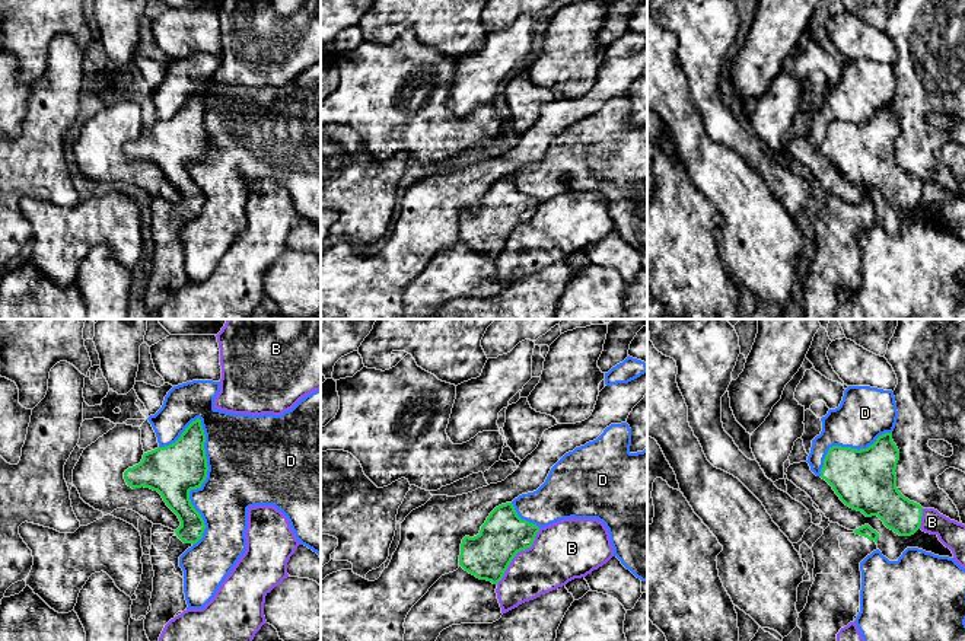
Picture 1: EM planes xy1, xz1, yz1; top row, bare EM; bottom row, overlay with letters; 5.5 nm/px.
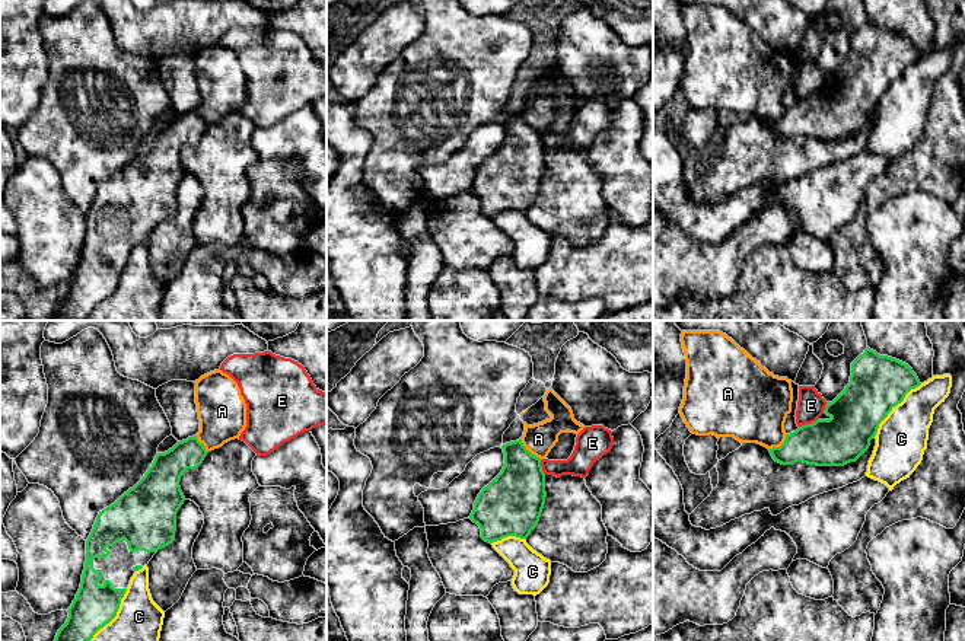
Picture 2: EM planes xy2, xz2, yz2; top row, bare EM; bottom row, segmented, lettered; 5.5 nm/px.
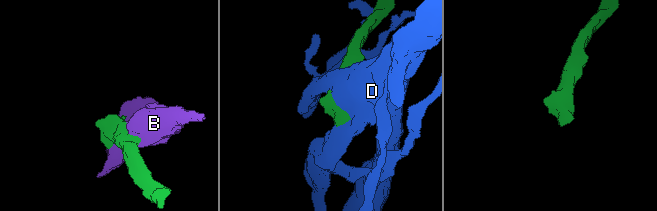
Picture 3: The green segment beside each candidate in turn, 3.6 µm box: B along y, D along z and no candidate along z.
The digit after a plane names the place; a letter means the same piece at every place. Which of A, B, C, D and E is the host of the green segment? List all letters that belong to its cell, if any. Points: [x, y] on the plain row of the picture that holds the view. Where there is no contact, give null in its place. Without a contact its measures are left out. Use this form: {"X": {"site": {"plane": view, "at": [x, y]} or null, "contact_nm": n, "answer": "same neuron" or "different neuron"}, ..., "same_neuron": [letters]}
{"A": {"site": {"plane": "xz2", "at": [528, 124]}, "contact_nm": 170, "answer": "different neuron"}, "B": {"site": {"plane": "xz1", "at": [516, 226]}, "contact_nm": 380, "answer": "different neuron"}, "C": {"site": {"plane": "xy2", "at": [112, 292]}, "contact_nm": 400, "answer": "different neuron"}, "D": {"site": {"plane": "xy1", "at": [201, 158]}, "contact_nm": 700, "answer": "different neuron"}, "E": {"site": {"plane": "yz2", "at": [808, 98]}, "contact_nm": 130, "answer": "different neuron"}, "same_neuron": []}

